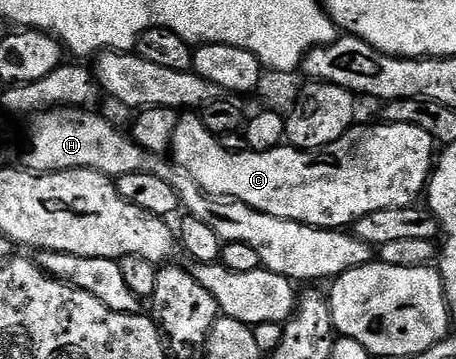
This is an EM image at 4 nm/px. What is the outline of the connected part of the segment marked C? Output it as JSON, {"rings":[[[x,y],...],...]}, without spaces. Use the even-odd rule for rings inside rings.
{"rings":[[[185,112],[175,124],[171,147],[172,161],[199,184],[205,194],[222,200],[247,204],[251,209],[283,220],[302,222],[304,226],[318,226],[320,230],[340,230],[352,227],[367,212],[383,212],[383,208],[403,208],[414,205],[417,197],[427,190],[429,175],[435,166],[435,143],[423,128],[411,124],[354,125],[339,140],[321,150],[297,150],[282,144],[267,152],[253,153],[246,148],[240,152],[223,148],[220,137],[203,124],[200,113]]]}

